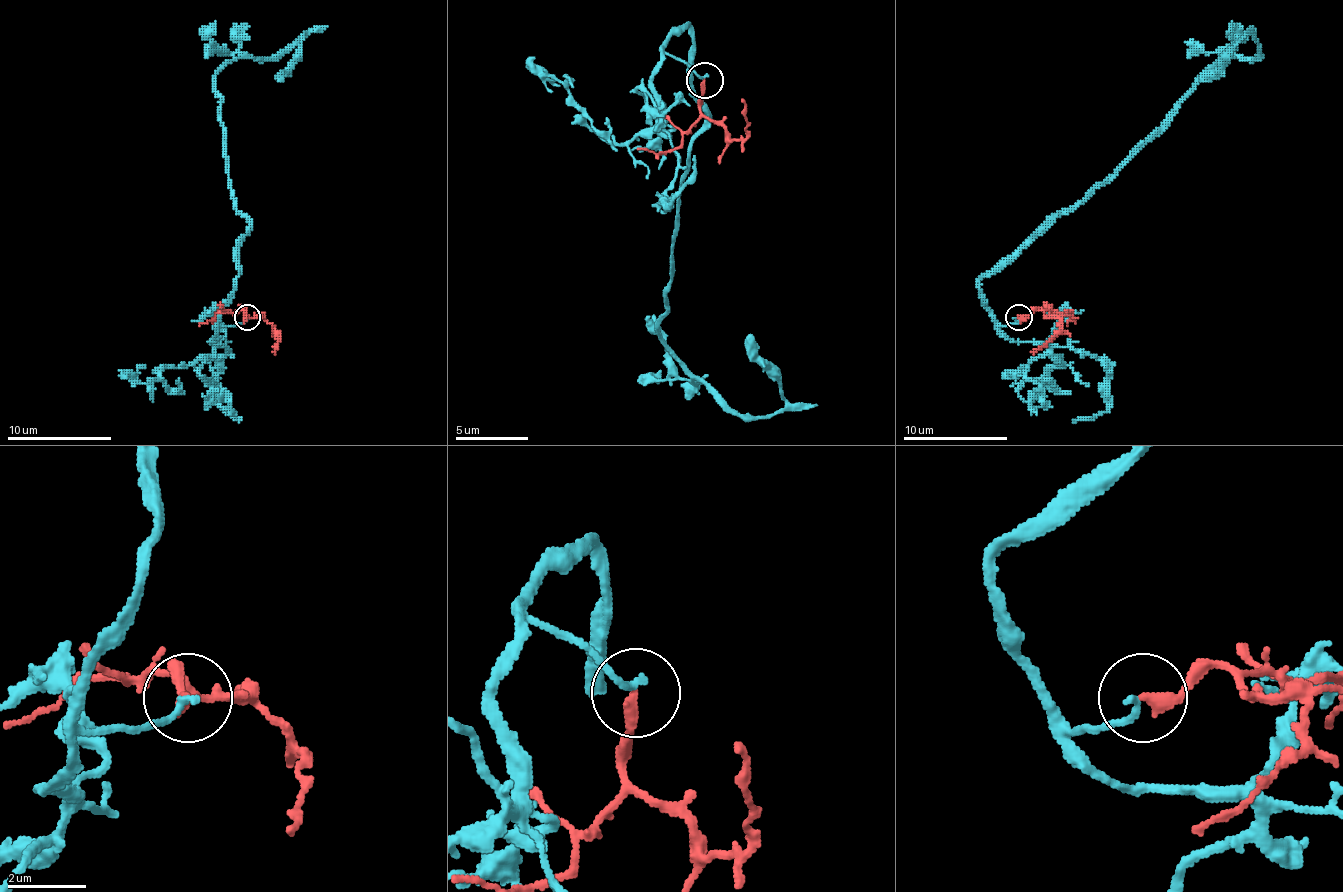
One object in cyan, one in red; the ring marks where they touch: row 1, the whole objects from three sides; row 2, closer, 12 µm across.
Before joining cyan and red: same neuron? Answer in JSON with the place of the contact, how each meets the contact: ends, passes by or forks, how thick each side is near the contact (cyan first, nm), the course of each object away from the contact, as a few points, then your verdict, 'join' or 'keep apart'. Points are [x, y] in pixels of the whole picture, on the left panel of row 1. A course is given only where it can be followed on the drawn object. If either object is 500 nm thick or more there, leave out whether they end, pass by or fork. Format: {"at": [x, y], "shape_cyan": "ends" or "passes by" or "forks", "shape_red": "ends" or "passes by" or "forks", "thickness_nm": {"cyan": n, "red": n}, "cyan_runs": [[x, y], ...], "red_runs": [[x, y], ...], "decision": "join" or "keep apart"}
{"at": [247, 317], "shape_cyan": "ends", "shape_red": "ends", "thickness_nm": {"cyan": 160, "red": 320}, "cyan_runs": [[246, 318], [218, 323], [249, 222], [231, 193], [215, 76], [304, 34], [301, 55], [278, 81]], "red_runs": [[246, 318], [244, 310], [252, 318], [267, 321], [278, 339], [272, 352]], "decision": "keep apart"}

